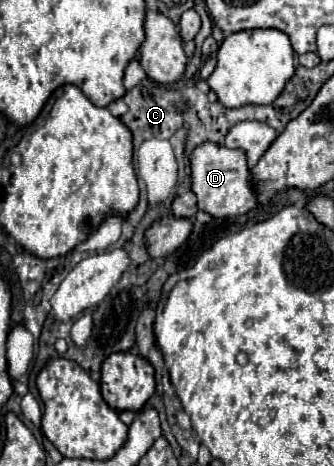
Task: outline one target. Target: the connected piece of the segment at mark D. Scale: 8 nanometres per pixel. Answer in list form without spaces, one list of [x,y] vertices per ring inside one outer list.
[[[203,143],[191,153],[191,189],[197,195],[199,209],[211,217],[237,217],[257,207],[257,193],[247,167],[247,155],[241,149],[229,149],[219,143]]]

